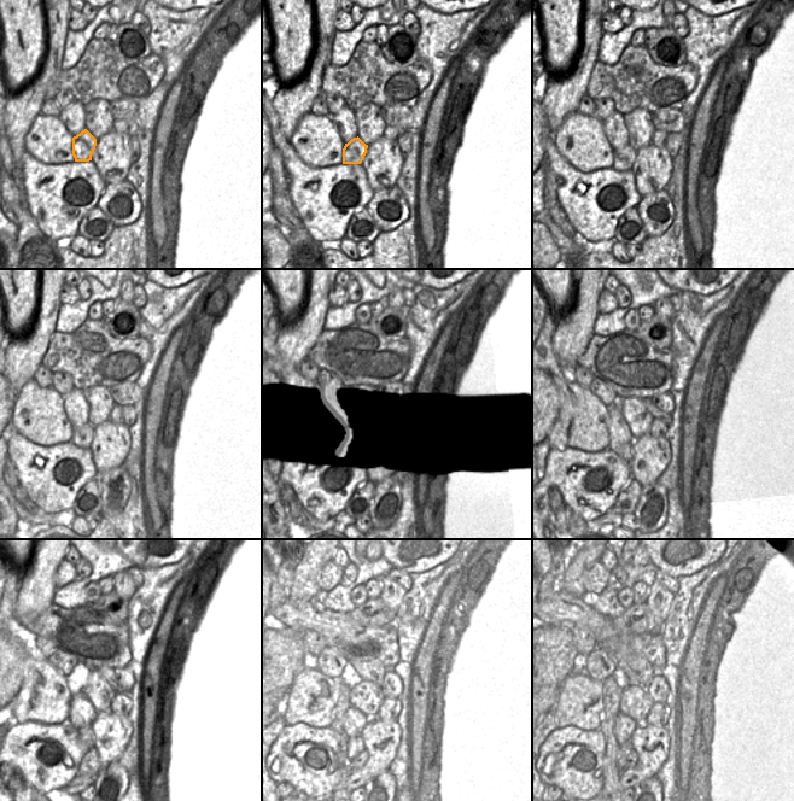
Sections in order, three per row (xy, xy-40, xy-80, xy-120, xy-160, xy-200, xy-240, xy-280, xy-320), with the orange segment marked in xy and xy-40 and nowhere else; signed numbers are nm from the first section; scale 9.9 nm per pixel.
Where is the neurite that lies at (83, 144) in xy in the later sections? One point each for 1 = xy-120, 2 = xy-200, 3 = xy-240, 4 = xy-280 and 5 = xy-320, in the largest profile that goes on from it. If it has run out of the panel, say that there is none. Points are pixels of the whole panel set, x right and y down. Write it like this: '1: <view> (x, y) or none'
1: xy-120 (82, 436)
2: xy-200 (625, 450)
3: xy-240 (86, 736)
4: xy-280 (355, 746)
5: xy-320 (625, 749)

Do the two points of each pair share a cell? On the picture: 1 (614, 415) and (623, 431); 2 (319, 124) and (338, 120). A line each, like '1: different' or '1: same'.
1: same
2: different

